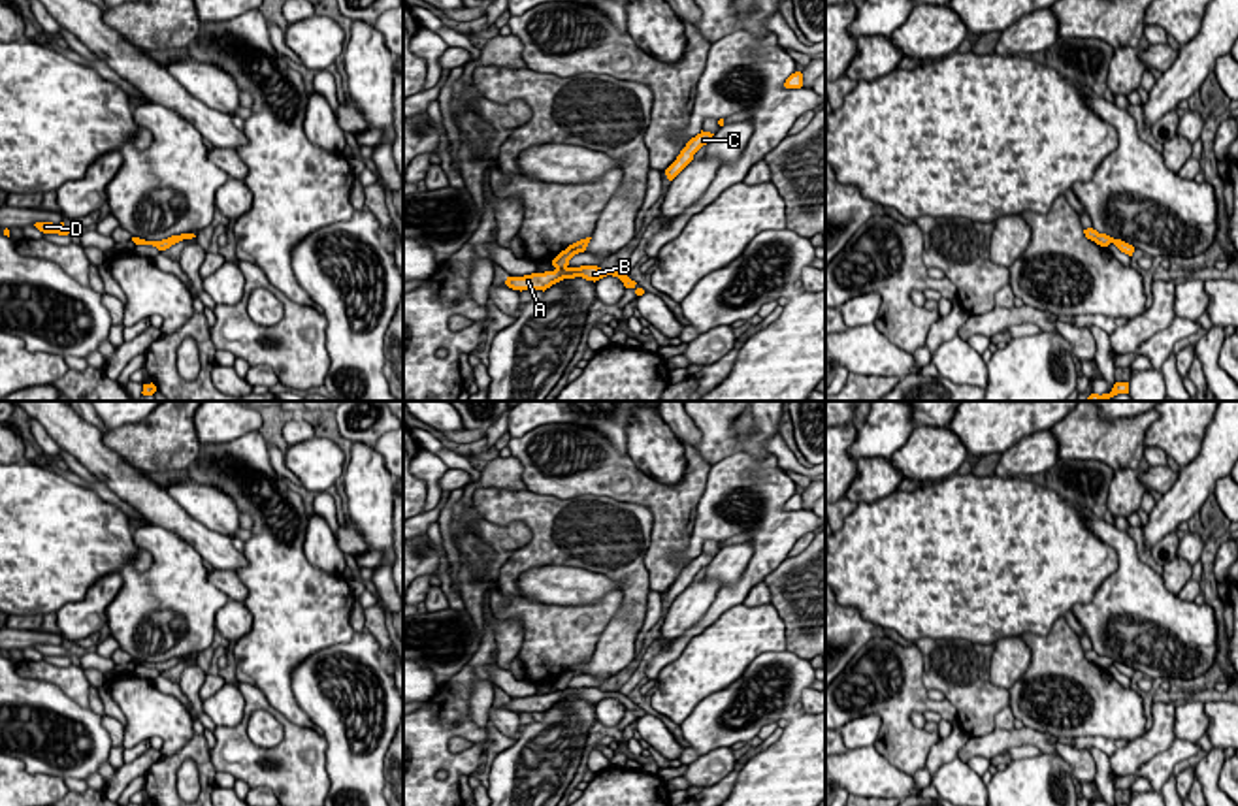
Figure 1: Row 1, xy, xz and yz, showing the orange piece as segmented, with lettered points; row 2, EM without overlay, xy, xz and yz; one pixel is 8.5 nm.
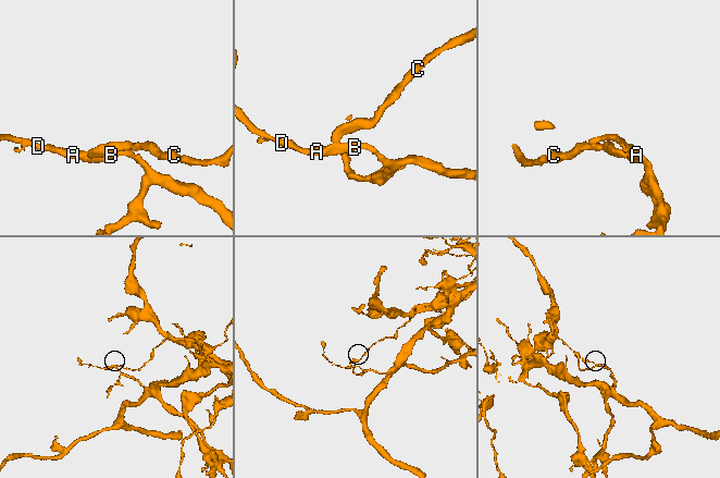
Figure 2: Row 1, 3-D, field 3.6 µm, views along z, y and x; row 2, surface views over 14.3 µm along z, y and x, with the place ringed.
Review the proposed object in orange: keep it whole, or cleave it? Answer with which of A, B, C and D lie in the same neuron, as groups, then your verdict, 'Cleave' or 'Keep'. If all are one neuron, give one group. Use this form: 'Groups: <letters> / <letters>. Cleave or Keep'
Groups: A B D / C. Cleave

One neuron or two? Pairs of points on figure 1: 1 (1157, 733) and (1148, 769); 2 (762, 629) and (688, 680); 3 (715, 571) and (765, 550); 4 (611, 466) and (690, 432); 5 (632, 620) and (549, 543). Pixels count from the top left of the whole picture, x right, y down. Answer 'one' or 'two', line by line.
1: two
2: one
3: two
4: two
5: one

